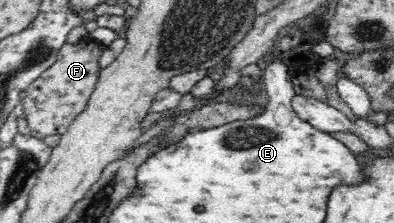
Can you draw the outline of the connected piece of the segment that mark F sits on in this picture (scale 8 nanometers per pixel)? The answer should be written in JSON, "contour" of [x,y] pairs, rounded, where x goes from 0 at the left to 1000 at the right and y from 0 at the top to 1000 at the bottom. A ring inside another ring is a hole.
{"contour":[[[226,157],[198,193],[168,193],[124,314],[66,395],[56,475],[76,605],[109,623],[127,605],[162,601],[183,543],[203,520],[226,462],[228,426],[259,323],[259,305],[249,296],[249,265],[264,211]]]}

